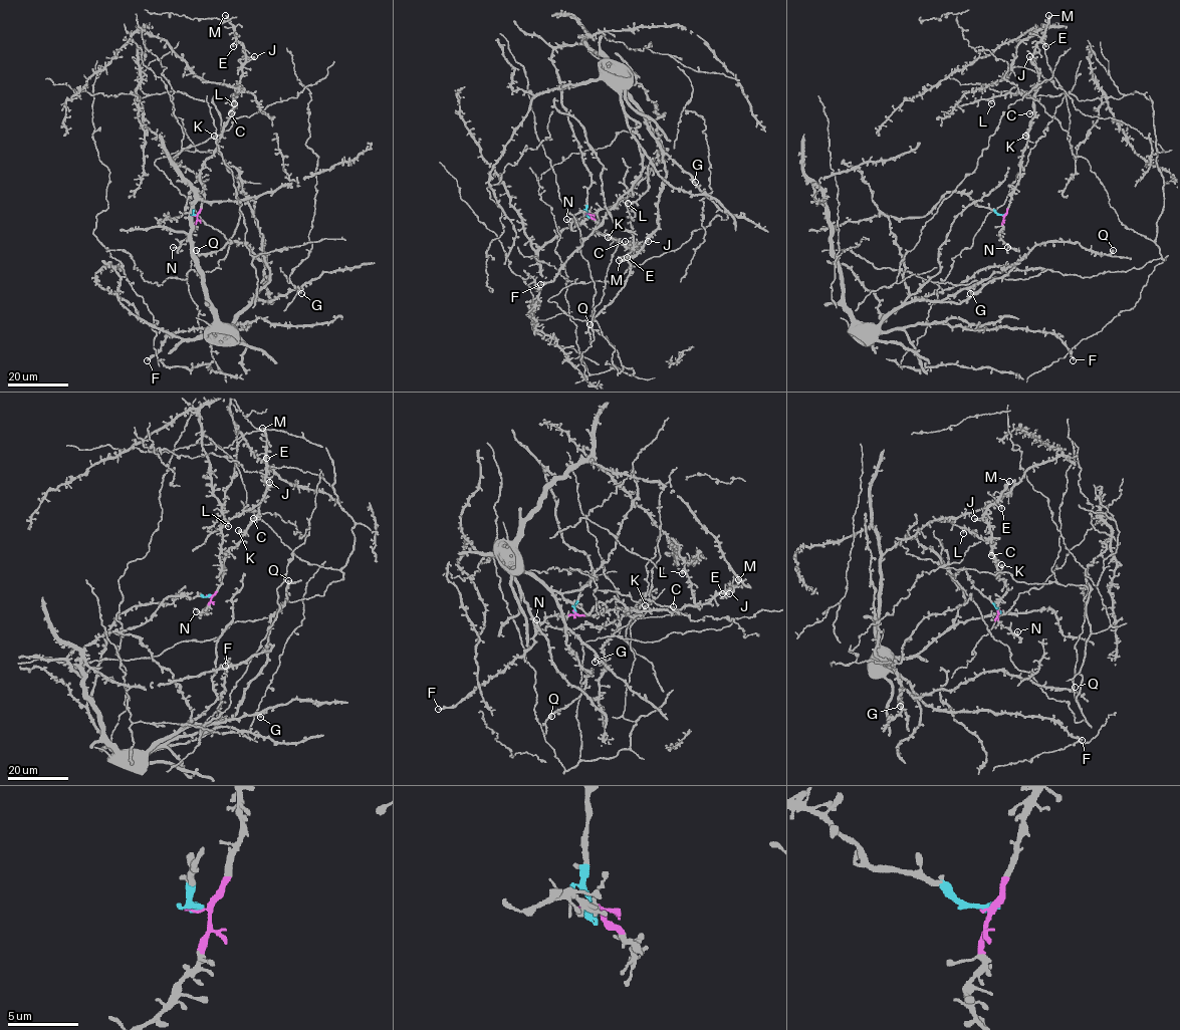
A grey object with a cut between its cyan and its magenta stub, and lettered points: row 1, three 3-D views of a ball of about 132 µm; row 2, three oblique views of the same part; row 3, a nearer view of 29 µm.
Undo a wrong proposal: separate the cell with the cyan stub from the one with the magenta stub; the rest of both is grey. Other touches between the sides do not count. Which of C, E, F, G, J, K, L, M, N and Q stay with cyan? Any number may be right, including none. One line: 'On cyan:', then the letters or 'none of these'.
On cyan: F, G, Q

